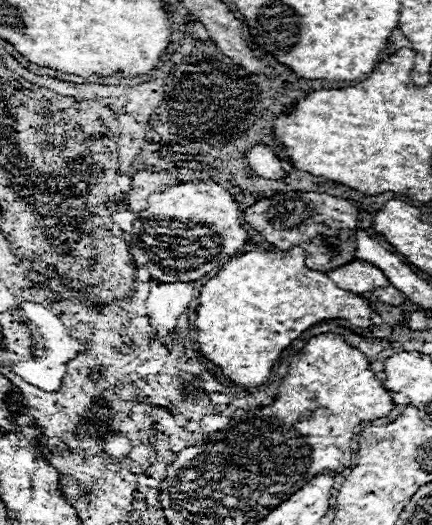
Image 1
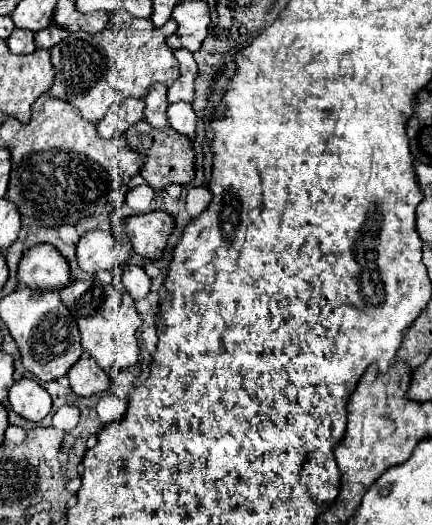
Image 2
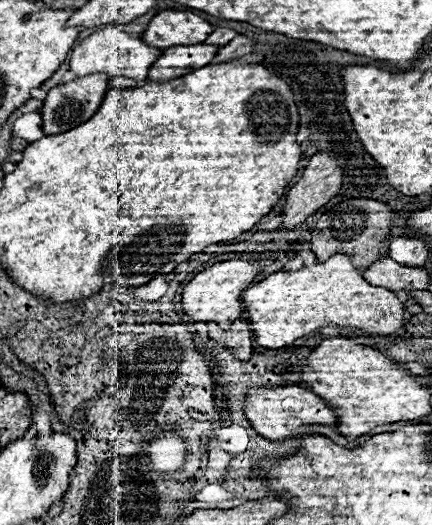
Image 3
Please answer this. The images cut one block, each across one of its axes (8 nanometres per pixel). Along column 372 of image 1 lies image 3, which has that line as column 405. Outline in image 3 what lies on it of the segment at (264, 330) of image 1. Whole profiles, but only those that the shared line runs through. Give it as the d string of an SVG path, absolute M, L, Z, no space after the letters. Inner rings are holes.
M336 254L324 264L312 264L312 266L304 266L300 270L274 272L270 276L266 276L264 280L248 286L244 290L242 300L244 300L244 310L248 314L248 322L252 326L254 340L262 348L290 346L294 340L308 336L308 334L320 330L322 326L348 326L348 328L360 328L366 336L386 336L386 334L400 330L406 324L404 322L406 310L404 310L404 304L400 302L400 298L392 290L386 290L380 286L370 286L362 278L362 270L356 268L352 264L352 260L344 254Z

